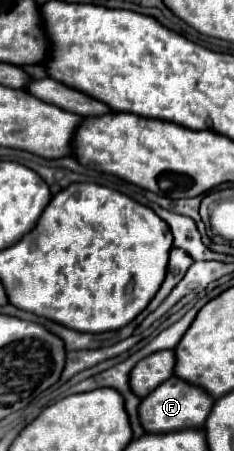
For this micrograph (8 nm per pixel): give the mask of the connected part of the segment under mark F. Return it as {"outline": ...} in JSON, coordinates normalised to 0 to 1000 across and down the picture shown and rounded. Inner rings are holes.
{"outline":[[[744,831],[718,845],[701,845],[675,863],[658,863],[632,880],[607,885],[590,916],[624,960],[718,960],[769,951],[863,951],[889,916],[906,911],[906,898],[915,885],[897,871]]]}

